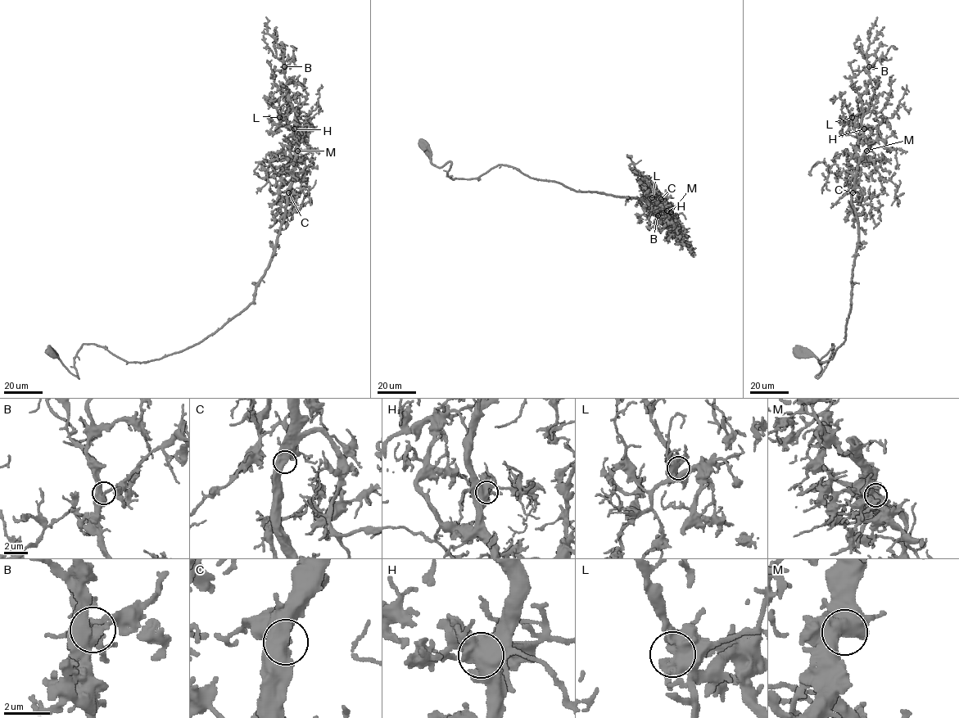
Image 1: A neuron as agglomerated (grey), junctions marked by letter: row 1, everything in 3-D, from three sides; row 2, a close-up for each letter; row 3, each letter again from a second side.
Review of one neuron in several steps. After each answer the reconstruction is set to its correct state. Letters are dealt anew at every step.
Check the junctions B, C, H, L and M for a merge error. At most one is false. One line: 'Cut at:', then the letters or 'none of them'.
Cut at: none of them

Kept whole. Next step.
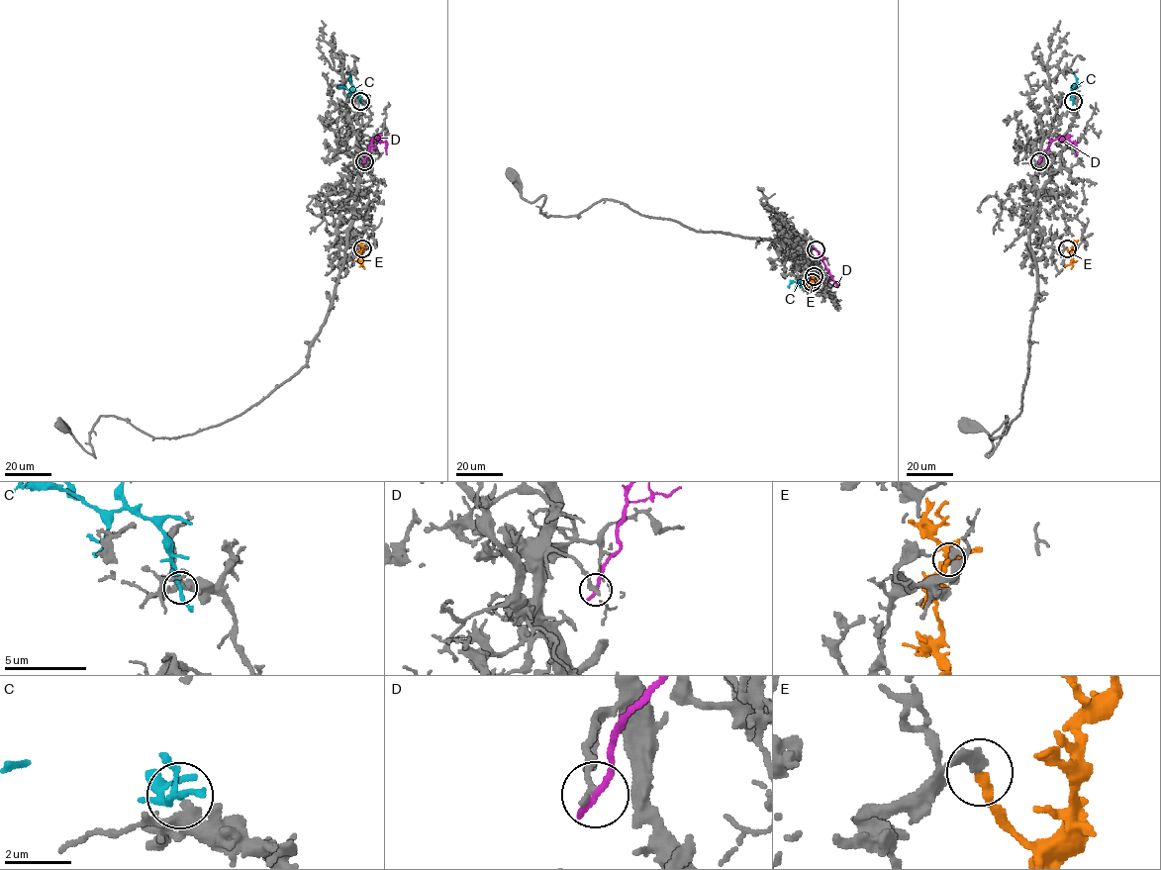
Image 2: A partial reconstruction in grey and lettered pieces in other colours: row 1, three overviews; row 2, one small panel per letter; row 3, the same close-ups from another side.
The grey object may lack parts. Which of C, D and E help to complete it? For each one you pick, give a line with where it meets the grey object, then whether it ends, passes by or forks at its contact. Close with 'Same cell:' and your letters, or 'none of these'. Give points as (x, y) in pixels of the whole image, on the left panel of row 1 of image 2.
E: contact (362, 248); it ends
Same cell: E

